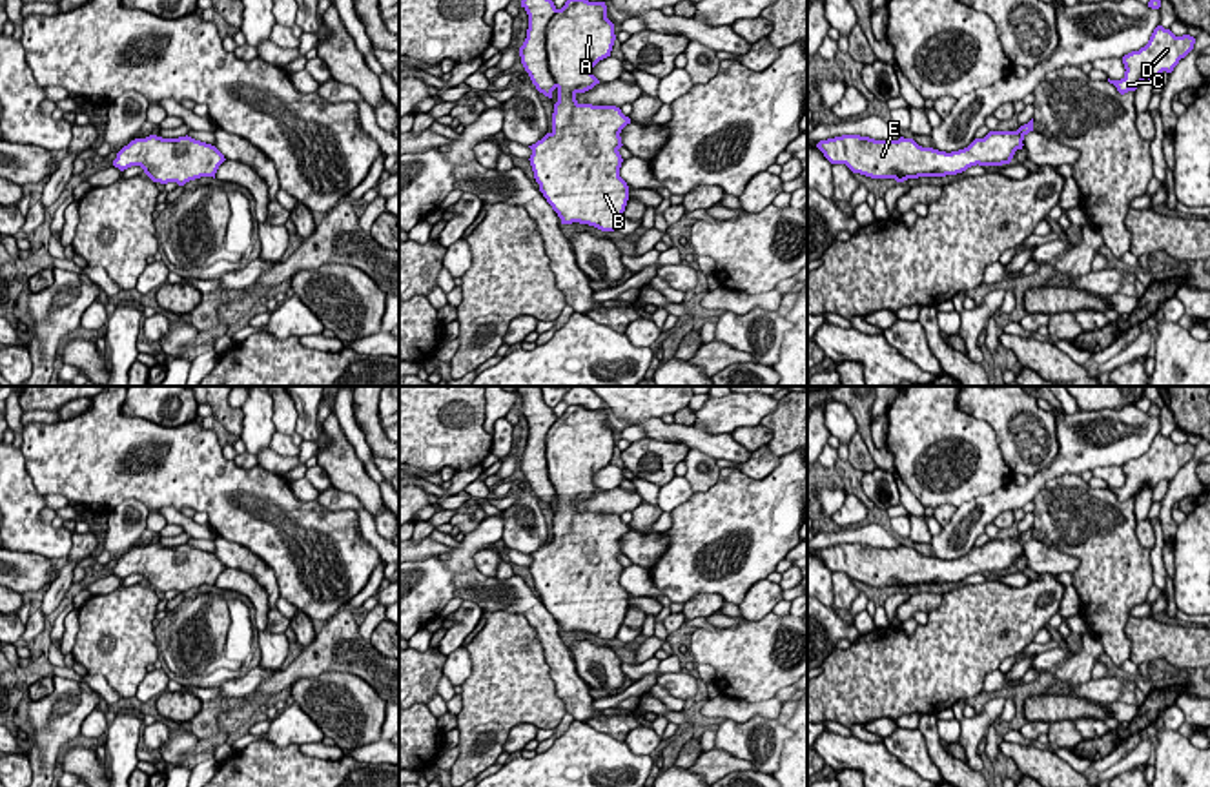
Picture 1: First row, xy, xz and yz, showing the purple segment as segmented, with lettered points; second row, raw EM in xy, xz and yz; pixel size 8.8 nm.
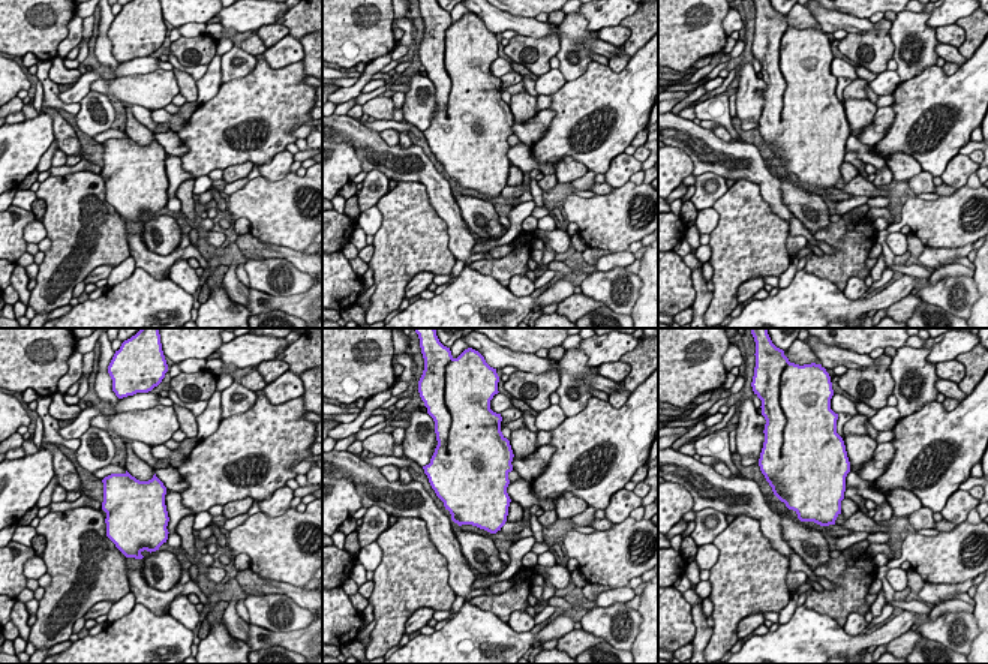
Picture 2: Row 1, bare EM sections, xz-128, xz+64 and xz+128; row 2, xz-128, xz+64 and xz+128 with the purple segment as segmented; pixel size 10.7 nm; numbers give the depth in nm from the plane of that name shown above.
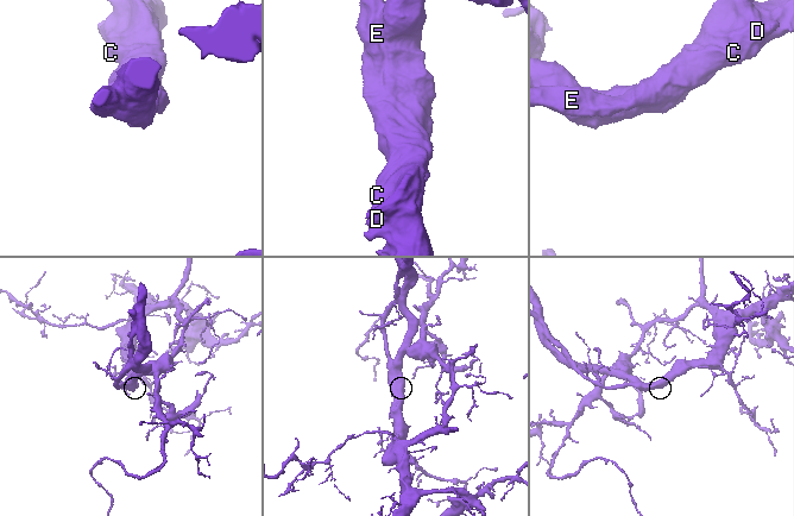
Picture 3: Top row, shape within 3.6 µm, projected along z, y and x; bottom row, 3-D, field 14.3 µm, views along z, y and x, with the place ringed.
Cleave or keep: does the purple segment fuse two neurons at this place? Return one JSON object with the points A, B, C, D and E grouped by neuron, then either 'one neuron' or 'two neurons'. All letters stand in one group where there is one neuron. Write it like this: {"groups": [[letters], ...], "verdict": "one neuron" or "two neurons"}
{"groups": [["A", "B", "C", "D", "E"]], "verdict": "one neuron"}

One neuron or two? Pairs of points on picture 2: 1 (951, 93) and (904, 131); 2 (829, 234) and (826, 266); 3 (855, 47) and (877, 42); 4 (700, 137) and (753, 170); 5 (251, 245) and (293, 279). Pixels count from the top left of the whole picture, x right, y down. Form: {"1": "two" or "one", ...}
{"1": "one", "2": "one", "3": "one", "4": "one", "5": "two"}

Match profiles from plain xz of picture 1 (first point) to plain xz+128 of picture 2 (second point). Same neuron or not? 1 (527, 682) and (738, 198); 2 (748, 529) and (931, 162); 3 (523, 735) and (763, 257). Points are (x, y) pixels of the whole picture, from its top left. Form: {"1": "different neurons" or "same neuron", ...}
{"1": "same neuron", "2": "same neuron", "3": "different neurons"}

